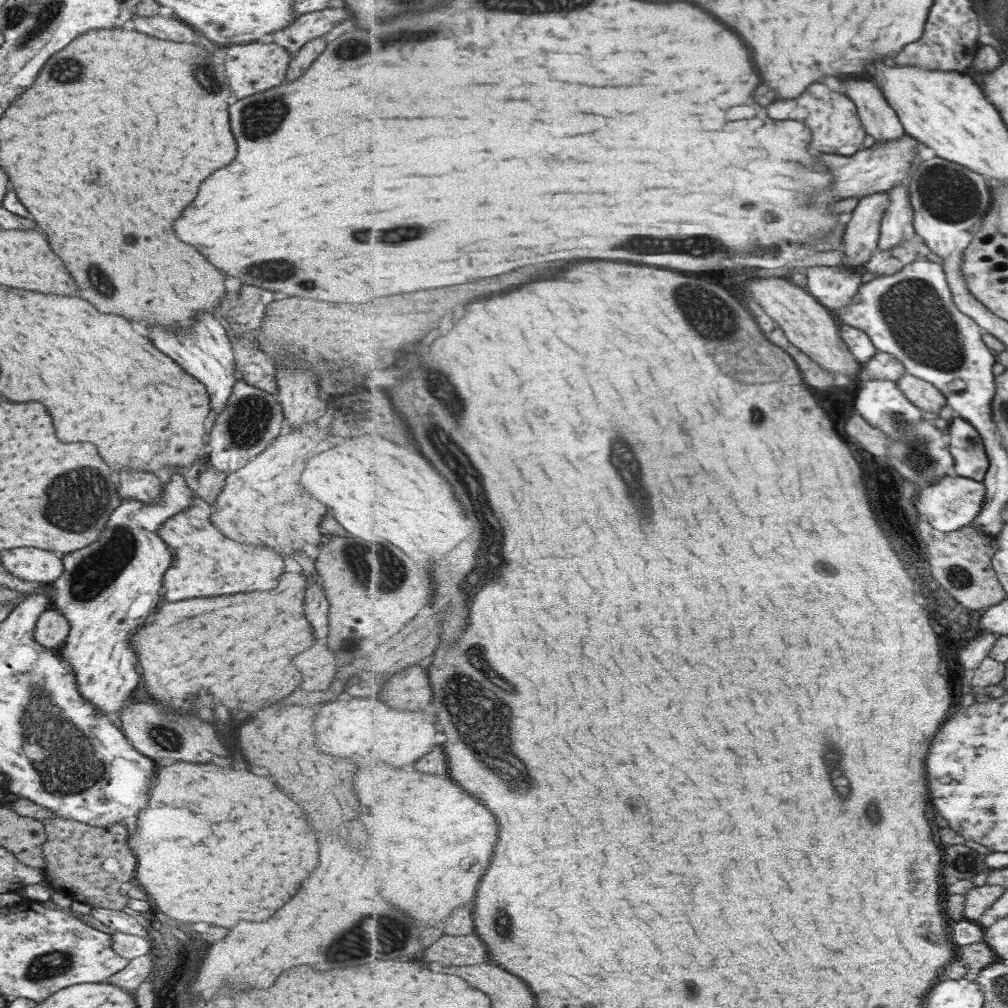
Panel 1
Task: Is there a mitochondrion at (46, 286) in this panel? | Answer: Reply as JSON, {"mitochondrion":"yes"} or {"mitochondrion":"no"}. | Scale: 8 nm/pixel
{"mitochondrion":"no"}

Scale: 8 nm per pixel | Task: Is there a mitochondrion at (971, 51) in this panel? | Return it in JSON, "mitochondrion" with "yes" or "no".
{"mitochondrion":"no"}

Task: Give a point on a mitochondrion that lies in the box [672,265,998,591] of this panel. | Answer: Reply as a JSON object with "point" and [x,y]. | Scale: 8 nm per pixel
{"point":[922,328]}

